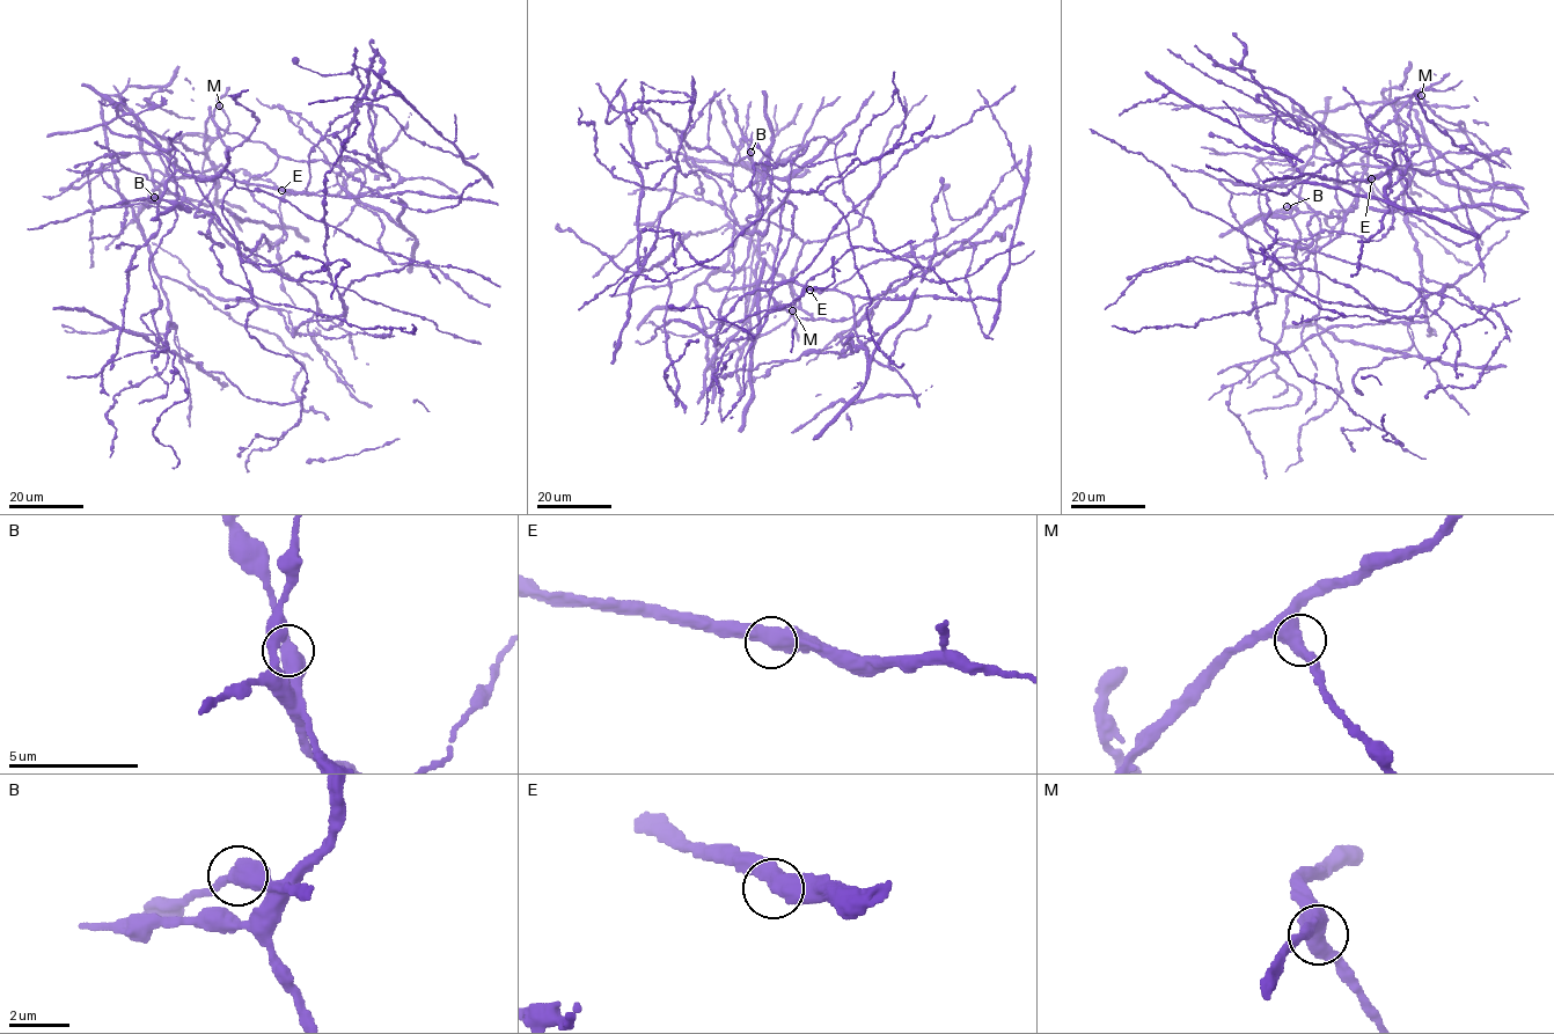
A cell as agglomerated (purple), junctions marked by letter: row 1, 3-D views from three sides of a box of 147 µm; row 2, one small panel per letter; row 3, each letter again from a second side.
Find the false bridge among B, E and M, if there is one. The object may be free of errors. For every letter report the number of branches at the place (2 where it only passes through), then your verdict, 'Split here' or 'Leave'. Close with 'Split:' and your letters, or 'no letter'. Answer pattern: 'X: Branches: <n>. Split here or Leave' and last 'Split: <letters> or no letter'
B: Branches: 2. Leave
E: Branches: 2. Leave
M: Branches: 2. Leave
Split: no letter

